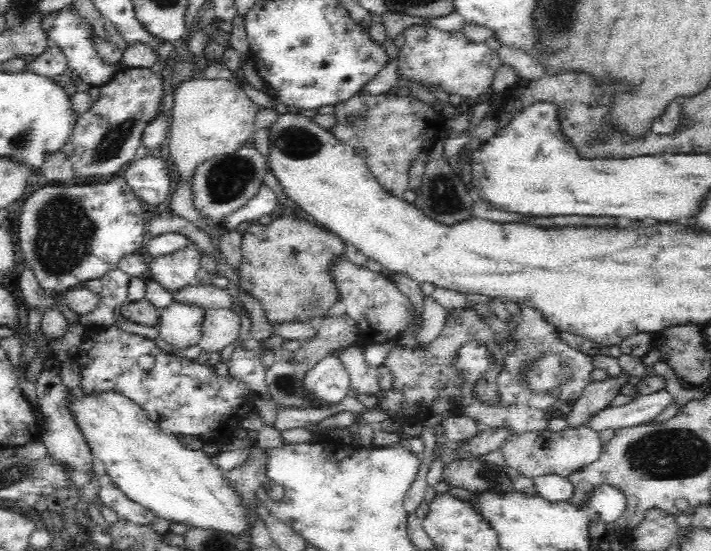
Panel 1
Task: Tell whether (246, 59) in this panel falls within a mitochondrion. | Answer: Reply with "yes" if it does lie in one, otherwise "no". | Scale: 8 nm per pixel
no

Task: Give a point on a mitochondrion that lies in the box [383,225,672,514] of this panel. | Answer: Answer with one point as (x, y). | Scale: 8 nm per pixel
(549, 375)

